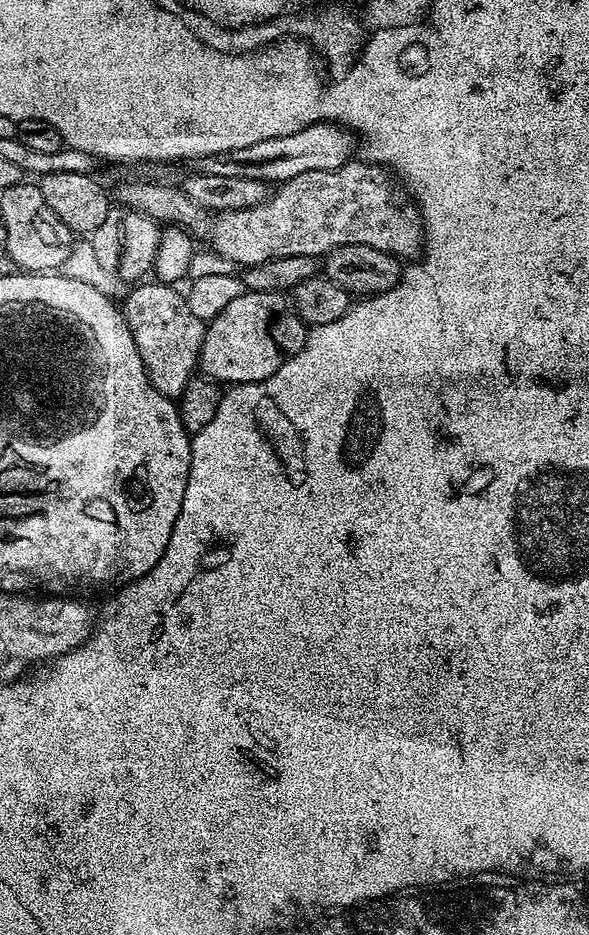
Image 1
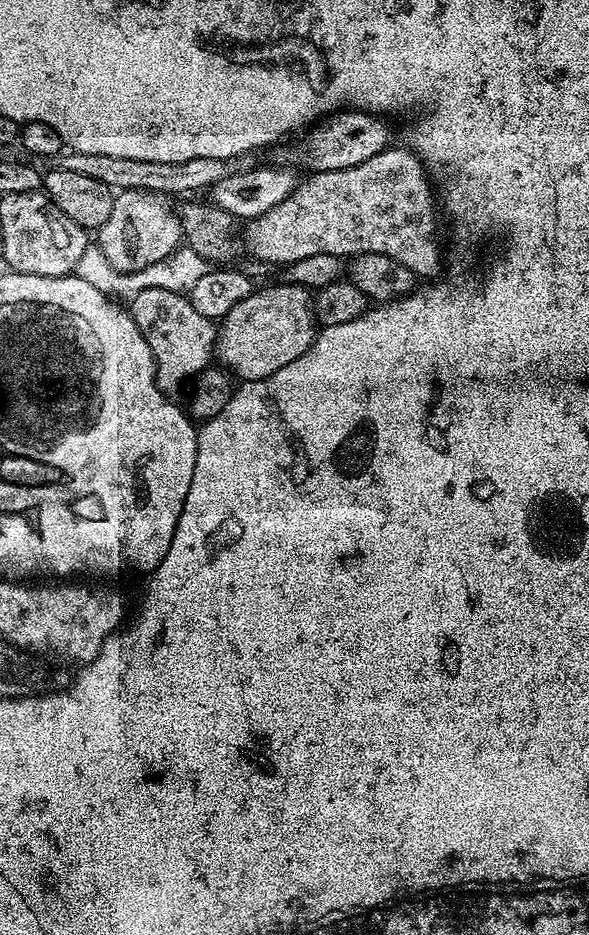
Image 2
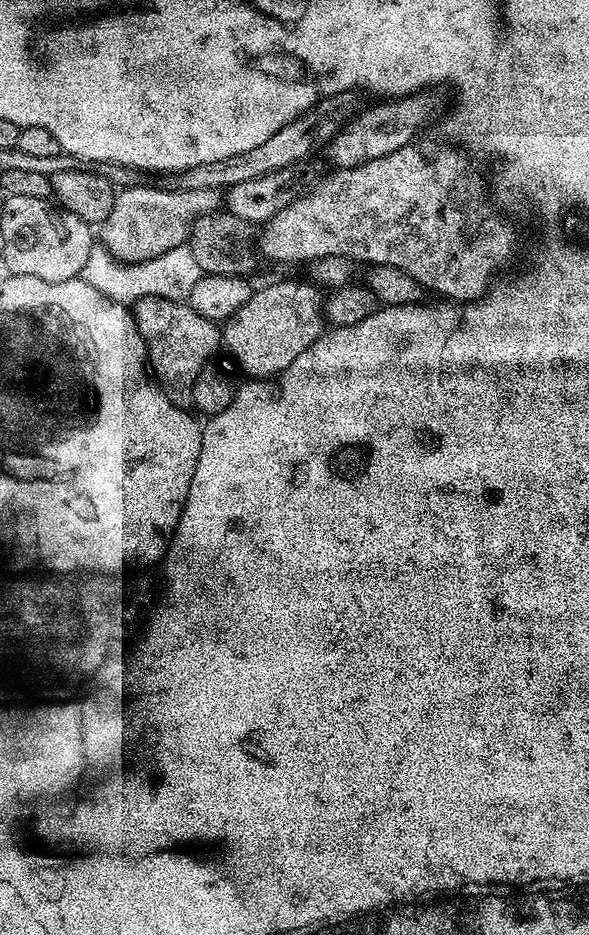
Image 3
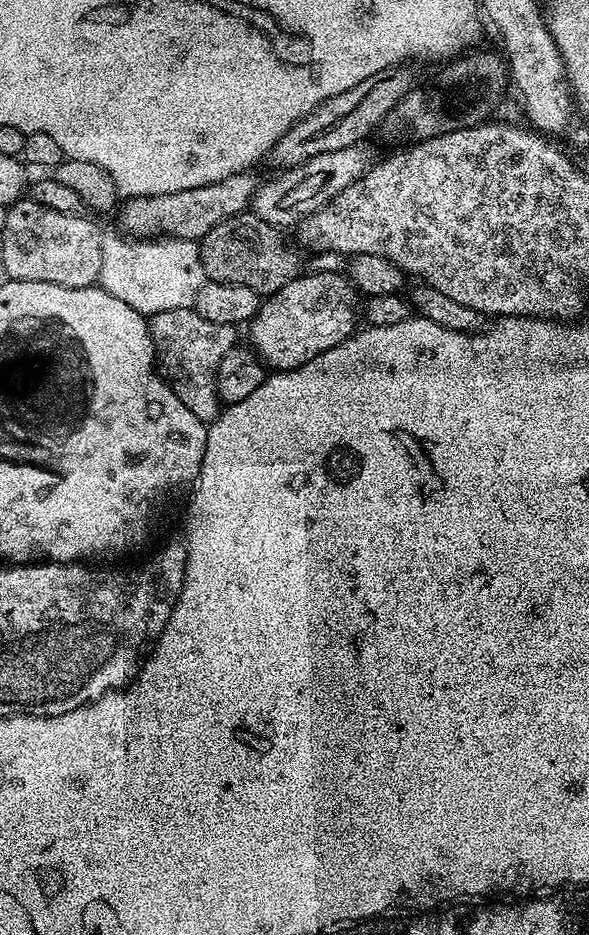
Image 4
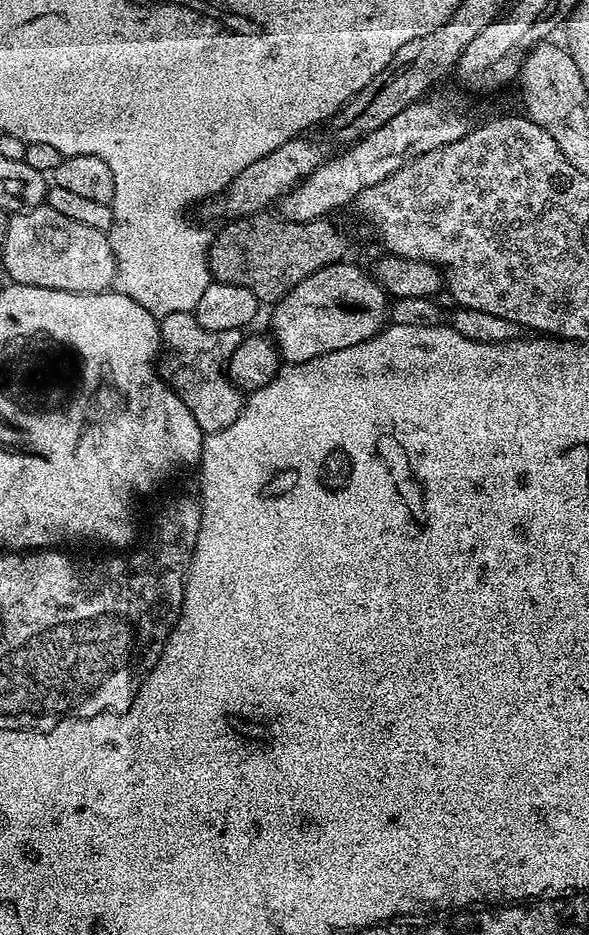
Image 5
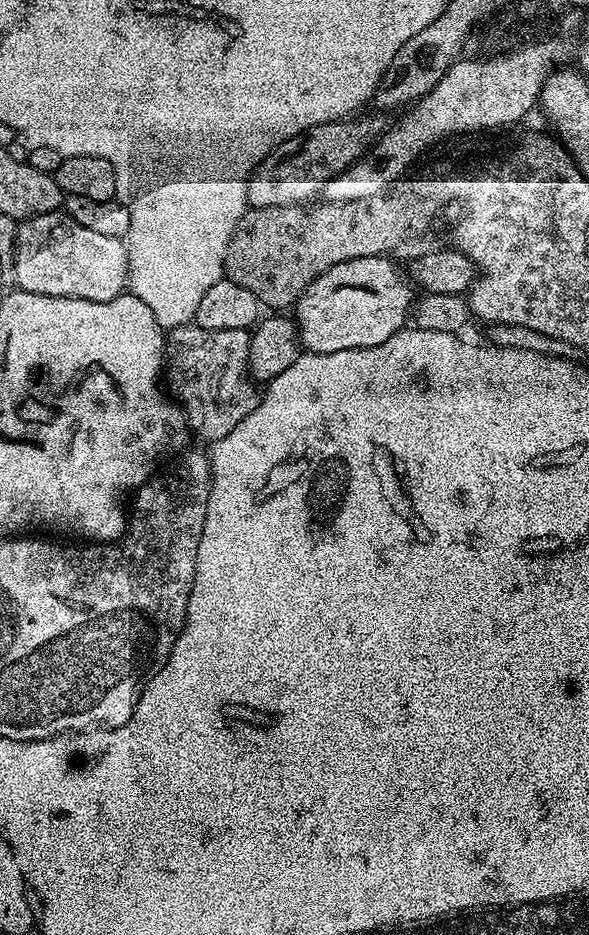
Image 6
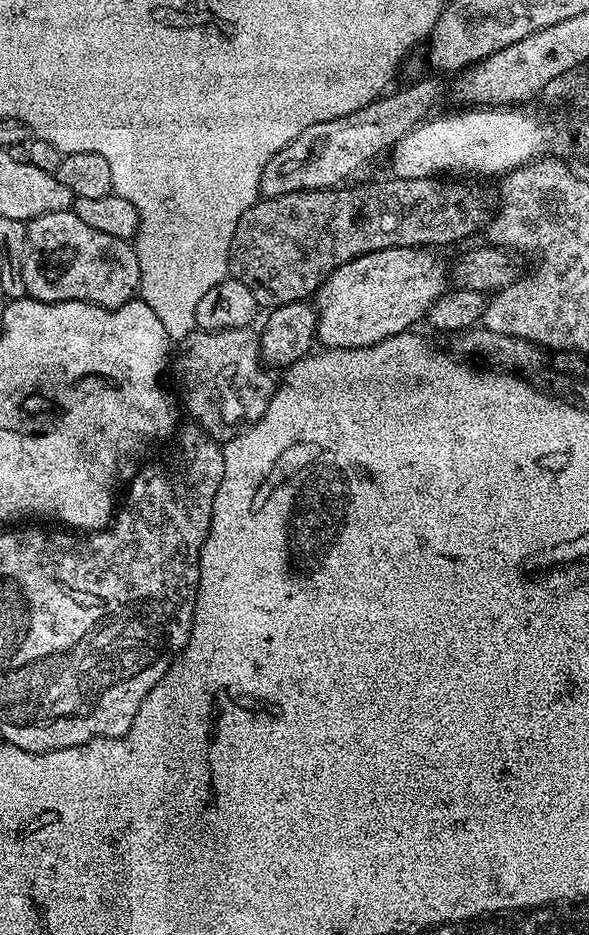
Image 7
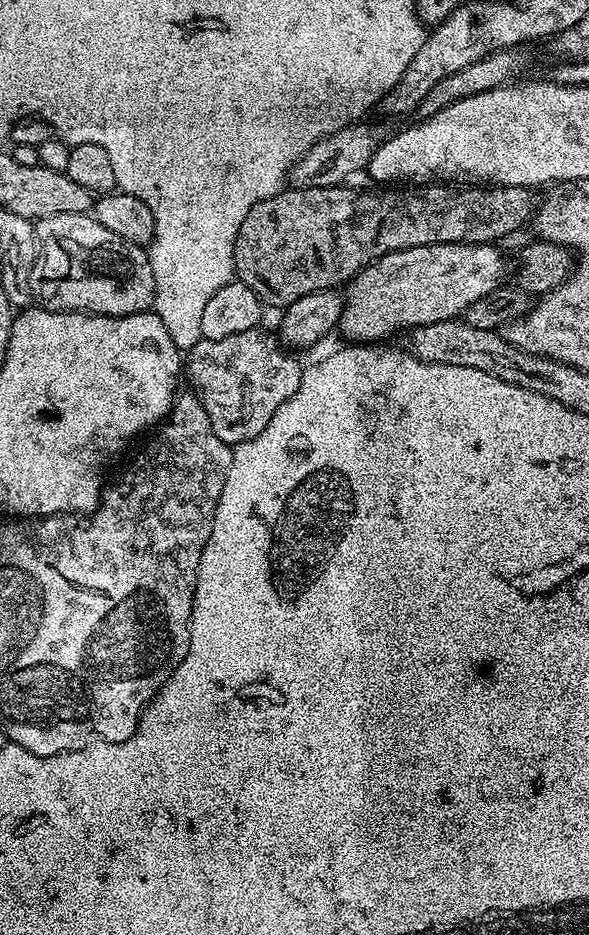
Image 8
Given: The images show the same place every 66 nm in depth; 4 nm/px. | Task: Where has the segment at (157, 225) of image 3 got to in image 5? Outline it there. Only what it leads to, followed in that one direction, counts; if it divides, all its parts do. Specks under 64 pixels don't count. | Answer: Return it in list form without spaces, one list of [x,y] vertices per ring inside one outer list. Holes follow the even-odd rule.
[[[308,138],[287,140],[270,154],[258,158],[258,162],[246,166],[246,170],[242,170],[242,174],[234,177],[221,195],[203,201],[202,209],[204,208],[205,214],[239,218],[255,216],[257,212],[271,209],[271,204],[273,207],[273,204],[279,201],[284,193],[299,184],[301,180],[305,180],[326,159],[326,151],[324,152],[323,146],[318,141],[304,139]]]

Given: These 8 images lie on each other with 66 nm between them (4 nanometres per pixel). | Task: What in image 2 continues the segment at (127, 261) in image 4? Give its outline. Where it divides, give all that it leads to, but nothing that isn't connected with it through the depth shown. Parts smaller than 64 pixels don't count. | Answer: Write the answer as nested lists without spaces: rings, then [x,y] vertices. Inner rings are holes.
[[[89,246],[82,254],[80,261],[76,263],[74,275],[82,278],[82,282],[90,282],[94,290],[102,290],[102,294],[131,302],[142,290],[170,290],[171,292],[191,290],[194,282],[202,278],[202,274],[206,274],[209,267],[208,261],[203,260],[193,248],[181,246],[162,262],[151,264],[137,272],[122,274],[114,265],[106,262],[106,254],[102,254],[99,246]]]

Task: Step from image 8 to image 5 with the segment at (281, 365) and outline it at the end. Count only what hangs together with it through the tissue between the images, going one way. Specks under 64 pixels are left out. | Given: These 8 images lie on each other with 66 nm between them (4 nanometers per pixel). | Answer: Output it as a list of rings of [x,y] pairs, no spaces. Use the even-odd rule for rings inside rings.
[[[175,312],[163,317],[159,321],[159,326],[162,349],[158,356],[160,379],[172,389],[174,394],[178,394],[178,398],[182,398],[182,402],[186,402],[186,410],[190,410],[190,414],[194,414],[194,422],[198,422],[202,431],[207,434],[226,430],[226,426],[230,426],[230,422],[234,422],[234,418],[238,418],[238,414],[244,409],[242,393],[229,382],[226,371],[228,354],[234,351],[241,342],[241,329],[235,328],[225,333],[211,332],[206,330],[206,326],[199,324],[191,312]]]

